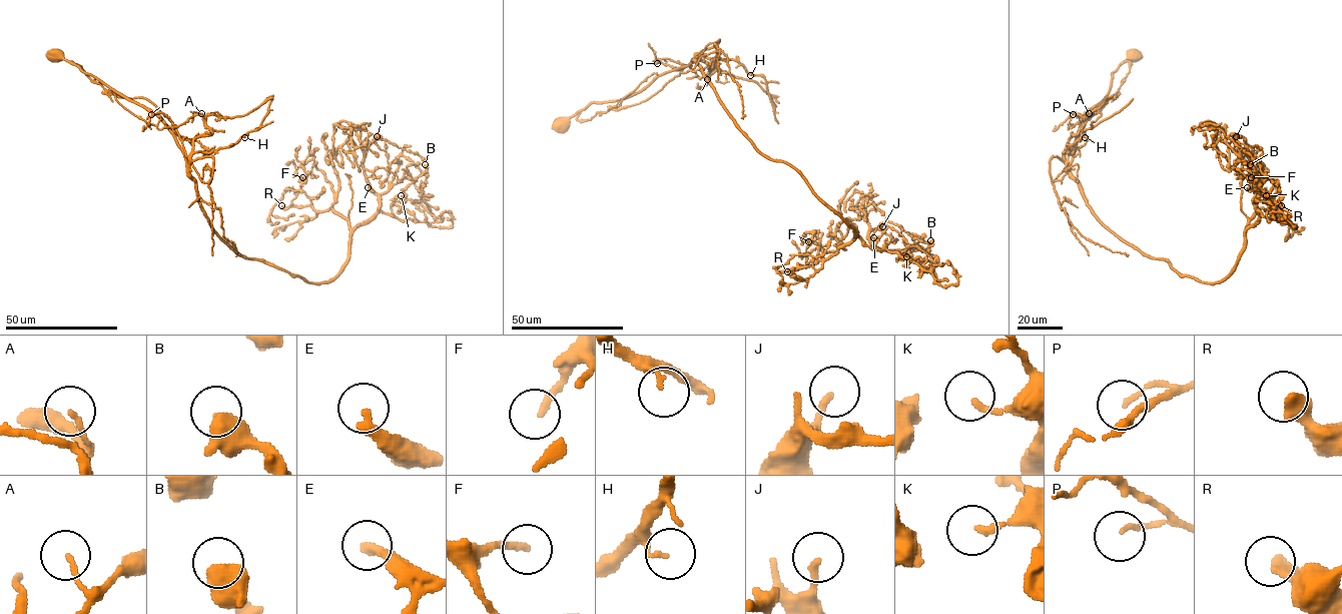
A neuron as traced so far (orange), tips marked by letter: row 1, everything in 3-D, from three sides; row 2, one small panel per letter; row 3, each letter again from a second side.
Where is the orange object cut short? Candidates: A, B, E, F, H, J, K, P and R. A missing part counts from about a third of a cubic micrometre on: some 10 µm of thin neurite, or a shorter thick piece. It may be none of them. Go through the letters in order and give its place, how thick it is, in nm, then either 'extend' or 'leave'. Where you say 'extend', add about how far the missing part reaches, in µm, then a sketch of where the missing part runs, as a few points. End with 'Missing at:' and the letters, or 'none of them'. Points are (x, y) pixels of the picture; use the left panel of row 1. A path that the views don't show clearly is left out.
A: at (201, 113); 110 nm thick; leave
B: at (425, 164); 650 nm thick; leave
E: at (368, 187); 300 nm thick; leave
F: at (302, 177); 200 nm thick; leave
H: at (244, 137); 130 nm thick; leave
J: at (377, 136); 200 nm thick; leave
K: at (401, 195); 180 nm thick; leave
P: at (151, 114); 120 nm thick; leave
R: at (281, 205); 400 nm thick; leave
Missing at: none of them

